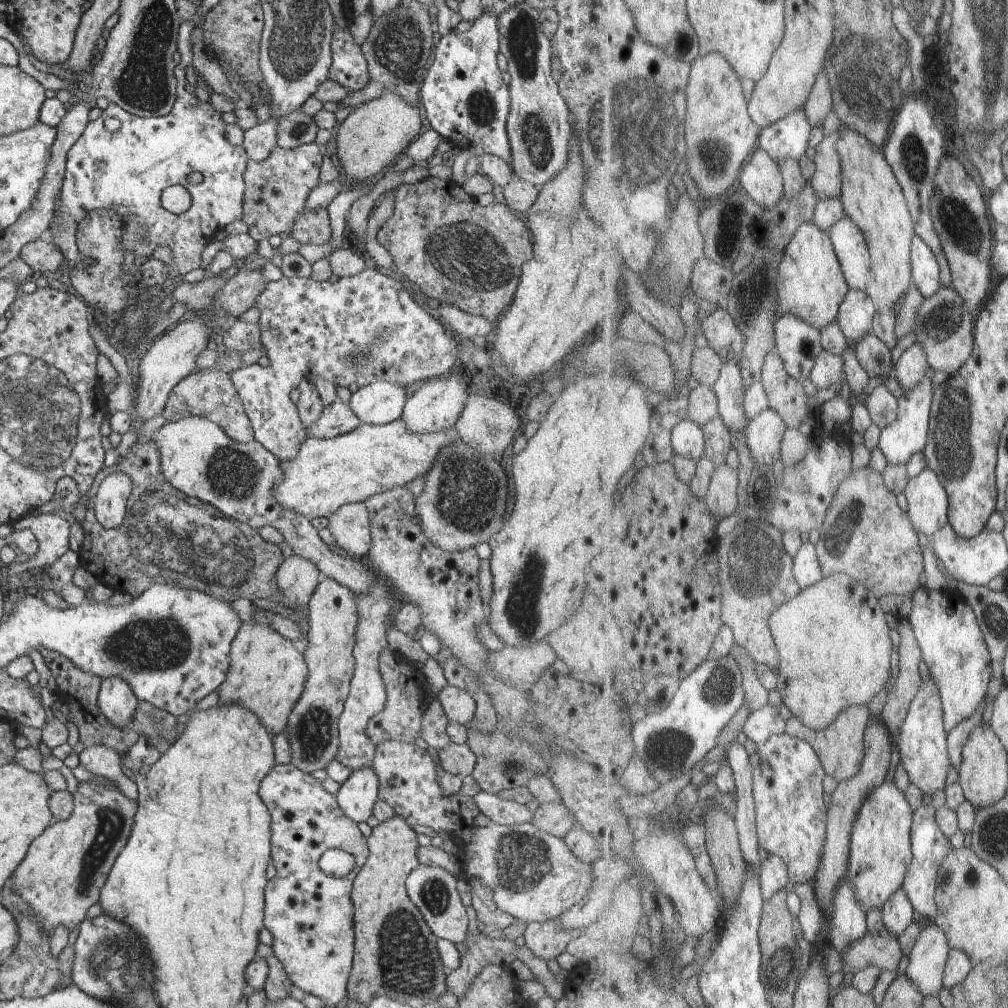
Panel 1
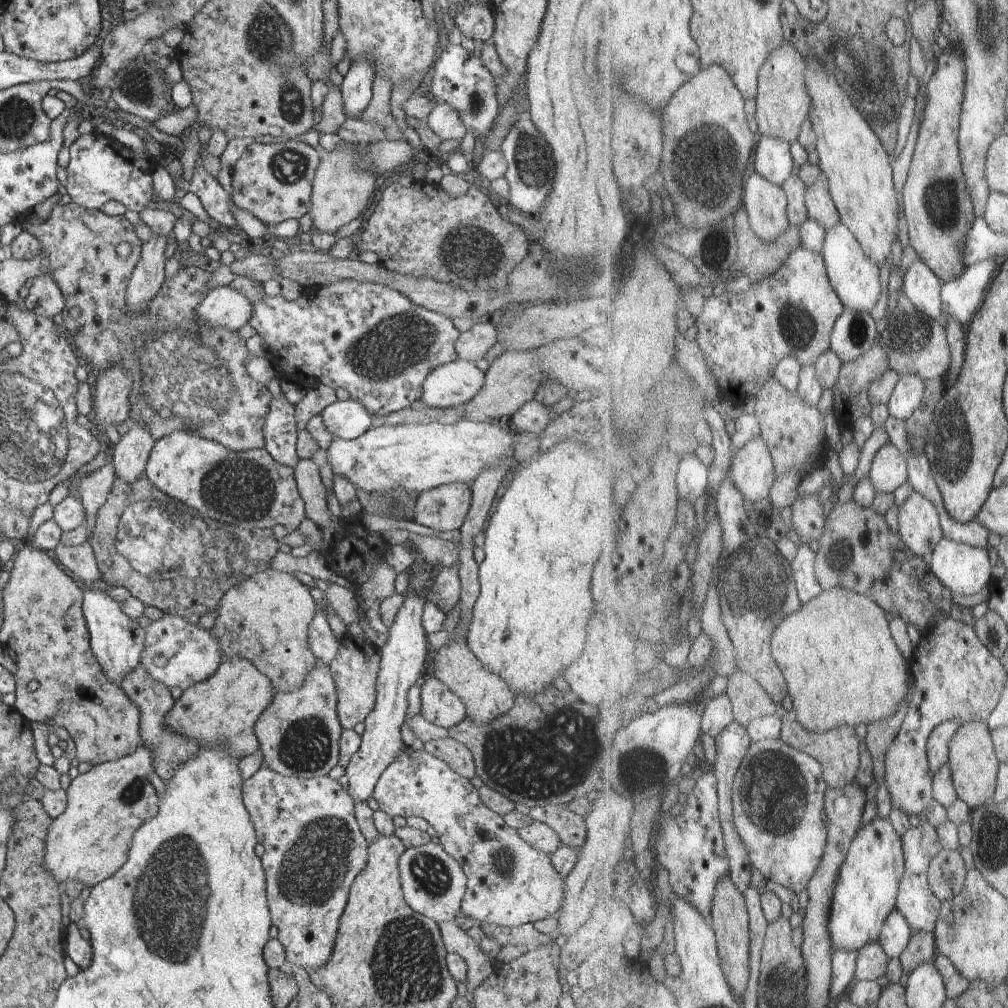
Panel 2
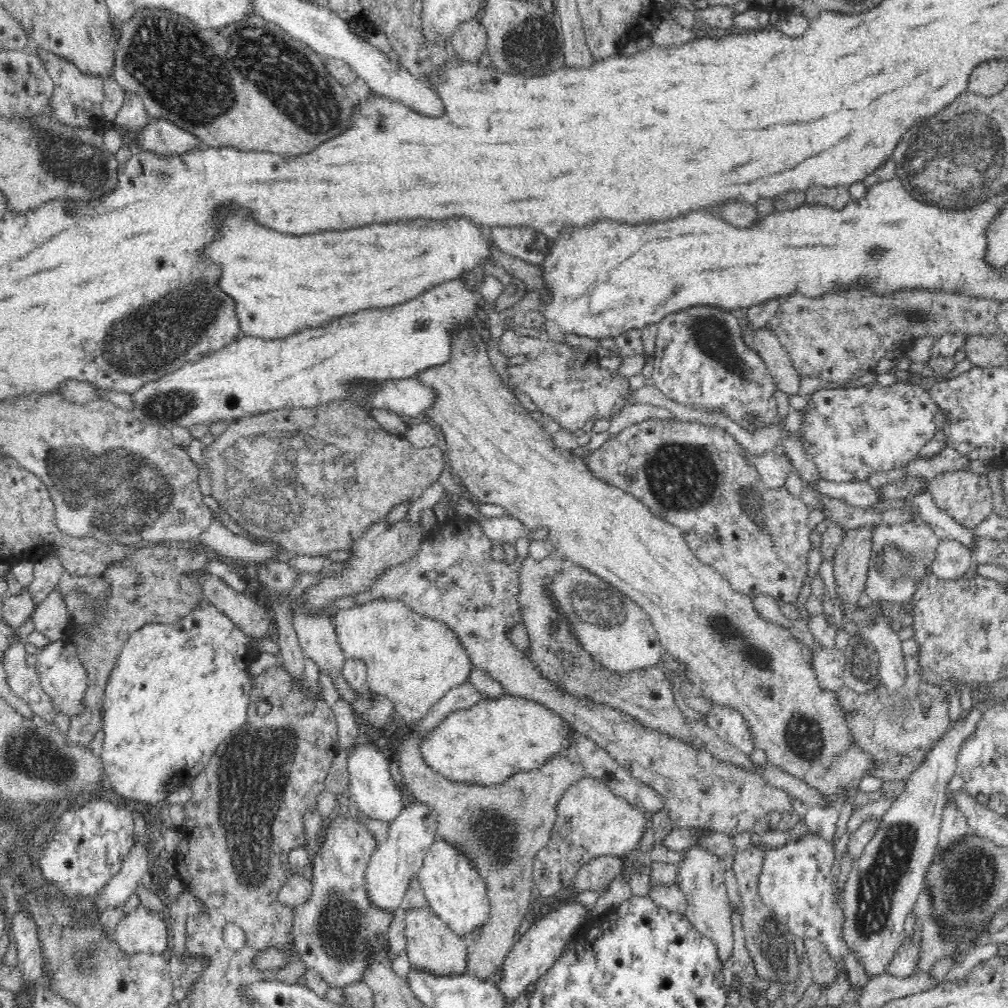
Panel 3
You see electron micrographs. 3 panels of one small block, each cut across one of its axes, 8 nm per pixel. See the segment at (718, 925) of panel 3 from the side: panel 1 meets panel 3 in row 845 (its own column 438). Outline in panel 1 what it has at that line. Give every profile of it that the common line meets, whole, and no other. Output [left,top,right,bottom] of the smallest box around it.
[435,685,475,726]

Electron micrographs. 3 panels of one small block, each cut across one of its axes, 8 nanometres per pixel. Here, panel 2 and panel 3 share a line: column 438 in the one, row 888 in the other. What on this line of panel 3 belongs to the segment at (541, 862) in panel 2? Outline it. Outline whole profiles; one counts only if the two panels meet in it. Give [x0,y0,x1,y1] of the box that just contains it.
[758,832,874,986]

